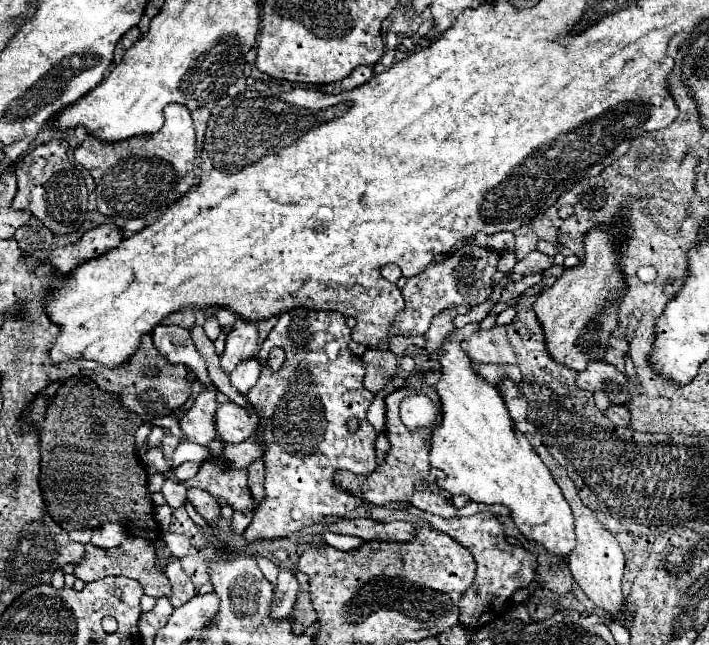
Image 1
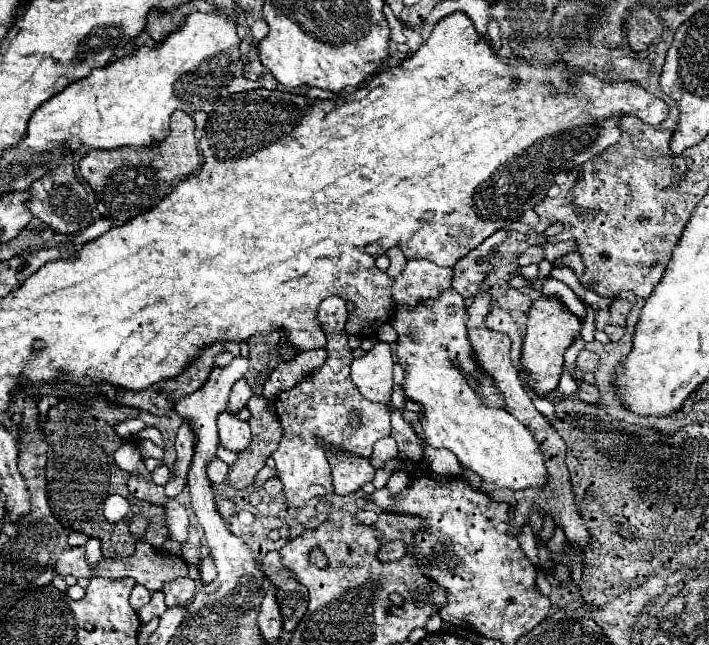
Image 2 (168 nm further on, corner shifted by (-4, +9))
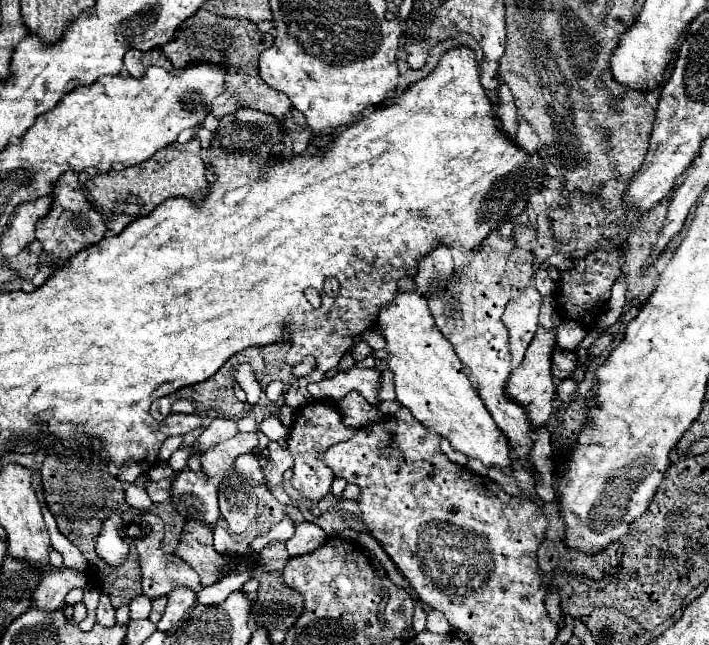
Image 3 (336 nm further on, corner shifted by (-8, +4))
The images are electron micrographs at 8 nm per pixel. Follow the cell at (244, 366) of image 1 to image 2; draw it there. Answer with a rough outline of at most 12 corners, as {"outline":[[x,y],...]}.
{"outline":[[245,378],[237,380],[225,412],[237,416],[251,398]]}

